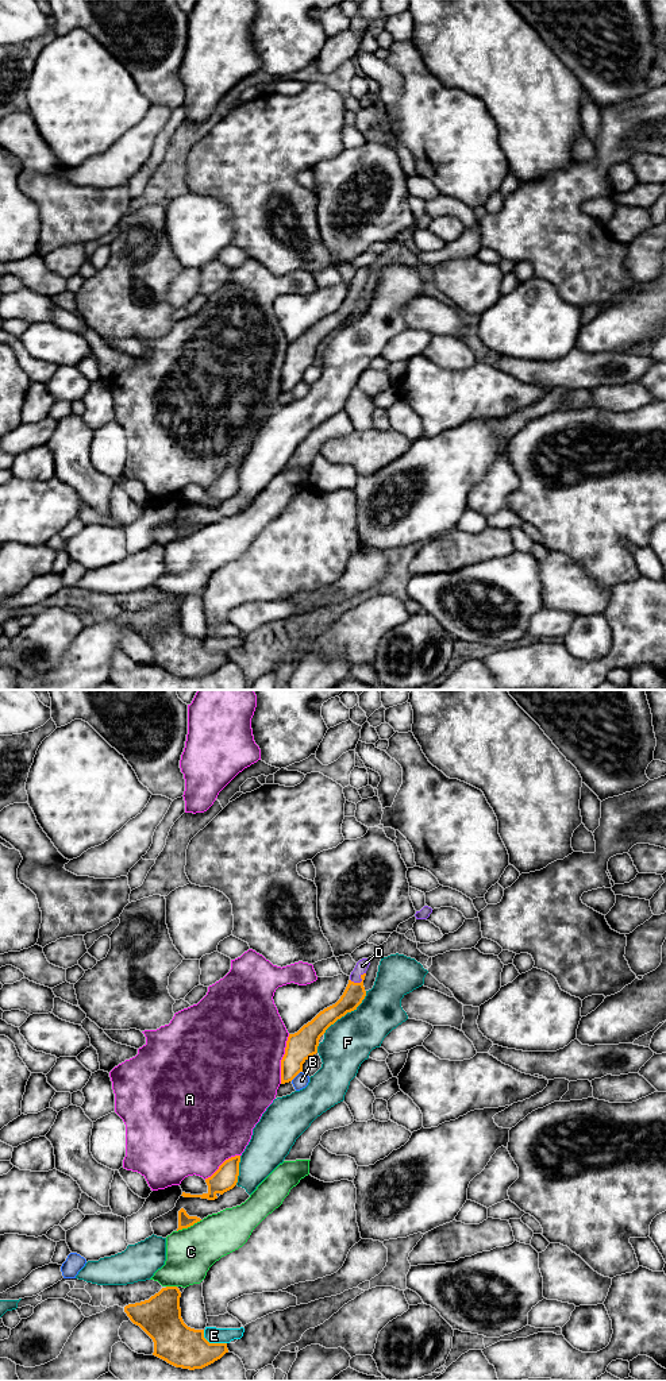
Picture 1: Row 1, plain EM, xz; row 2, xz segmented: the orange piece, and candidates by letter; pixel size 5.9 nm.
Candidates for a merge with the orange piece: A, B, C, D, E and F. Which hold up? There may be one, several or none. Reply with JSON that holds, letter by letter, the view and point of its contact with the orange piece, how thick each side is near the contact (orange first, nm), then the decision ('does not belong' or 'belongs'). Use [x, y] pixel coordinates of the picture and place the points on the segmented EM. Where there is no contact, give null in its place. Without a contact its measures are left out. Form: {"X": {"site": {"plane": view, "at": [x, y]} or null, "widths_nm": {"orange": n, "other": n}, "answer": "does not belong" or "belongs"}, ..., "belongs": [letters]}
{"A": {"site": {"plane": "xz", "at": [283, 1059]}, "widths_nm": {"orange": 170, "other": 480}, "answer": "does not belong"}, "B": {"site": {"plane": "xz", "at": [296, 1075]}, "widths_nm": {"orange": 170, "other": 90}, "answer": "does not belong"}, "C": {"site": {"plane": "xz", "at": [188, 1226]}, "widths_nm": {"orange": 80, "other": 300}, "answer": "does not belong"}, "D": {"site": {"plane": "xz", "at": [361, 982]}, "widths_nm": {"orange": 120, "other": 70}, "answer": "belongs"}, "E": {"site": {"plane": "xz", "at": [212, 1343]}, "widths_nm": {"orange": 260, "other": 100}, "answer": "does not belong"}, "F": {"site": {"plane": "xz", "at": [347, 1011]}, "widths_nm": {"orange": 120, "other": 280}, "answer": "does not belong"}, "belongs": ["D"]}

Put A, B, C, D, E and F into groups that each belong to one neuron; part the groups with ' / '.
A / B / C / D / E / F

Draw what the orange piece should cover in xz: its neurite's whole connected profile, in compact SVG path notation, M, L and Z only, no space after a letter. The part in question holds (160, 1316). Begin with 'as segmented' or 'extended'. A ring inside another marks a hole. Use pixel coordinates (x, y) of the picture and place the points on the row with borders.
as segmented; M166 1287L149 1300L126 1305L124 1312L134 1324L139 1326L153 1339L153 1355L176 1368L203 1369L228 1353L227 1343L209 1343L204 1338L204 1330L188 1327L181 1318L180 1297L181 1292L177 1287Z

